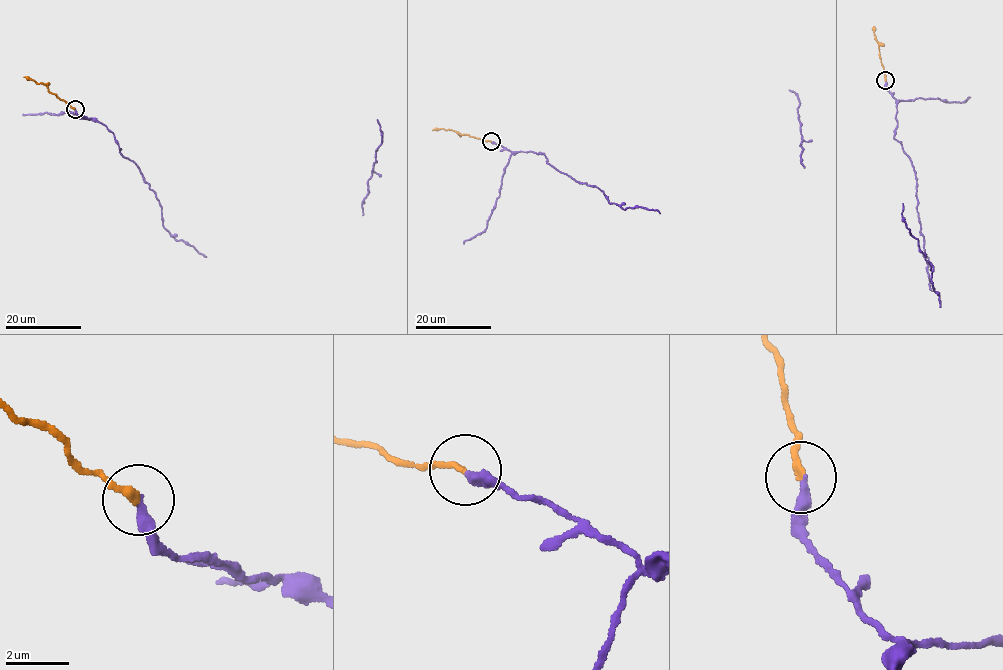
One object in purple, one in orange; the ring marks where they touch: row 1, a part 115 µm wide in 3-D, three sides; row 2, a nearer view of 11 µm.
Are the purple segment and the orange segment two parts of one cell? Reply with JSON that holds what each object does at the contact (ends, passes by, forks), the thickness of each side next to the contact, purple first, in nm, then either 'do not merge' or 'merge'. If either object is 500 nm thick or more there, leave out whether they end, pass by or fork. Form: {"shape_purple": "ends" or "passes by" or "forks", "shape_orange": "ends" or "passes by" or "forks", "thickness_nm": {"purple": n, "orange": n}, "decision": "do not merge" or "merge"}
{"shape_purple": "ends", "shape_orange": "ends", "thickness_nm": {"purple": 360, "orange": 200}, "decision": "merge"}

